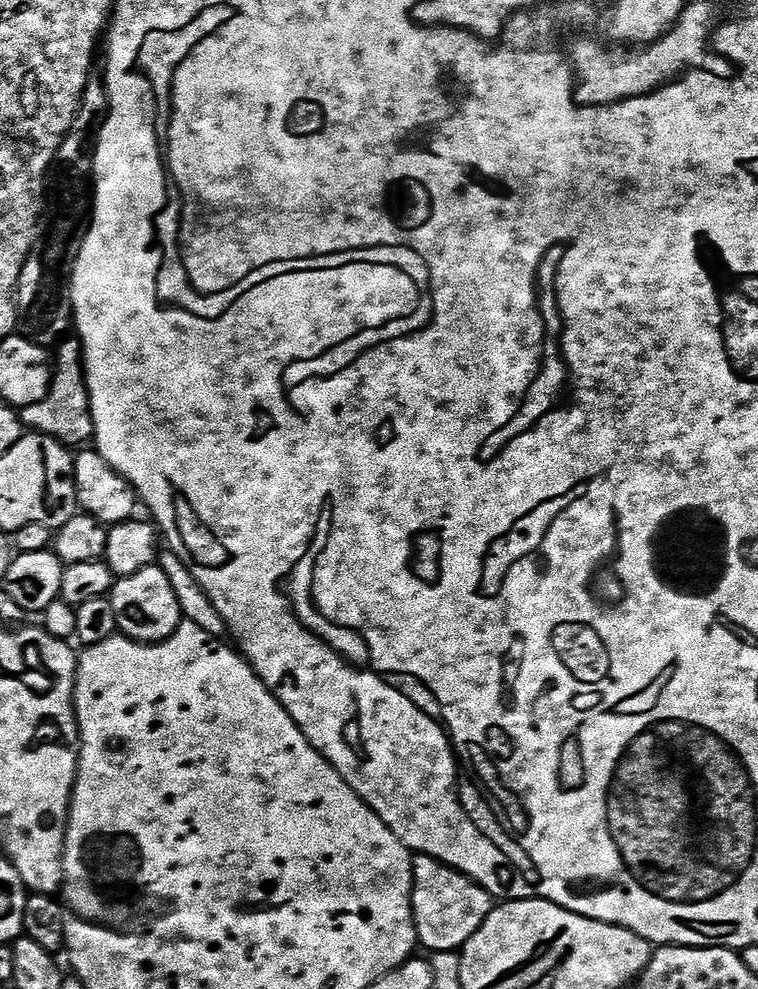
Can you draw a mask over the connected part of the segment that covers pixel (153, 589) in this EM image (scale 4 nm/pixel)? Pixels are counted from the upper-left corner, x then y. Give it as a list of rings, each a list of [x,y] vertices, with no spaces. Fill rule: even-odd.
[[[159,563],[148,564],[134,574],[119,577],[112,585],[110,599],[119,635],[129,636],[140,644],[157,644],[169,640],[174,630],[178,630],[182,619],[178,594],[174,594],[174,586],[170,586],[170,578],[166,578]]]

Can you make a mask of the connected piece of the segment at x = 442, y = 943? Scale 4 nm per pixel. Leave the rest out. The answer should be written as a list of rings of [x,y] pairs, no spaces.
[[[417,855],[412,862],[412,917],[416,923],[416,938],[421,949],[429,948],[429,953],[455,953],[463,949],[465,942],[484,924],[491,914],[494,897],[481,884],[476,884],[469,876],[464,876],[456,868],[441,864],[433,856]]]

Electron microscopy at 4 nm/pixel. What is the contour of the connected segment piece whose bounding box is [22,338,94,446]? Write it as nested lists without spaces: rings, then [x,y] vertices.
[[[64,338],[59,341],[58,347],[54,352],[54,371],[52,374],[52,389],[48,391],[48,396],[42,398],[42,402],[34,402],[27,404],[22,409],[22,419],[25,429],[31,430],[33,433],[42,436],[53,436],[55,440],[59,440],[65,446],[73,446],[72,444],[80,444],[76,446],[84,446],[84,444],[93,439],[92,431],[94,430],[94,422],[92,421],[92,407],[90,406],[90,398],[88,397],[88,387],[86,386],[86,378],[84,377],[84,351],[80,348],[80,341],[76,338]]]

